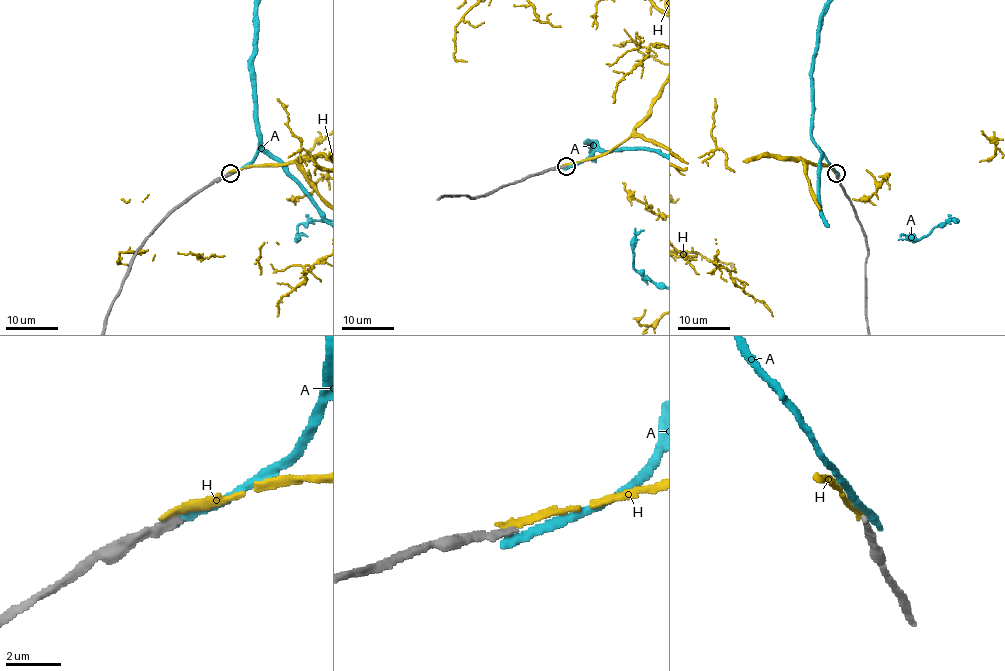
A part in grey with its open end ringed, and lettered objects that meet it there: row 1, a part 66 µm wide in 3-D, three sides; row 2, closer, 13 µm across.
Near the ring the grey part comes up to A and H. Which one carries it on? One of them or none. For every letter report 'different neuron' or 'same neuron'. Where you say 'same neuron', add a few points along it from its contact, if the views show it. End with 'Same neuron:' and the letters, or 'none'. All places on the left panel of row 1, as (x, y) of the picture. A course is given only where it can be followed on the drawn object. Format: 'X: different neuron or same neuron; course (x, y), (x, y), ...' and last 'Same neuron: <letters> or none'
A: different neuron
H: different neuron
Same neuron: none

